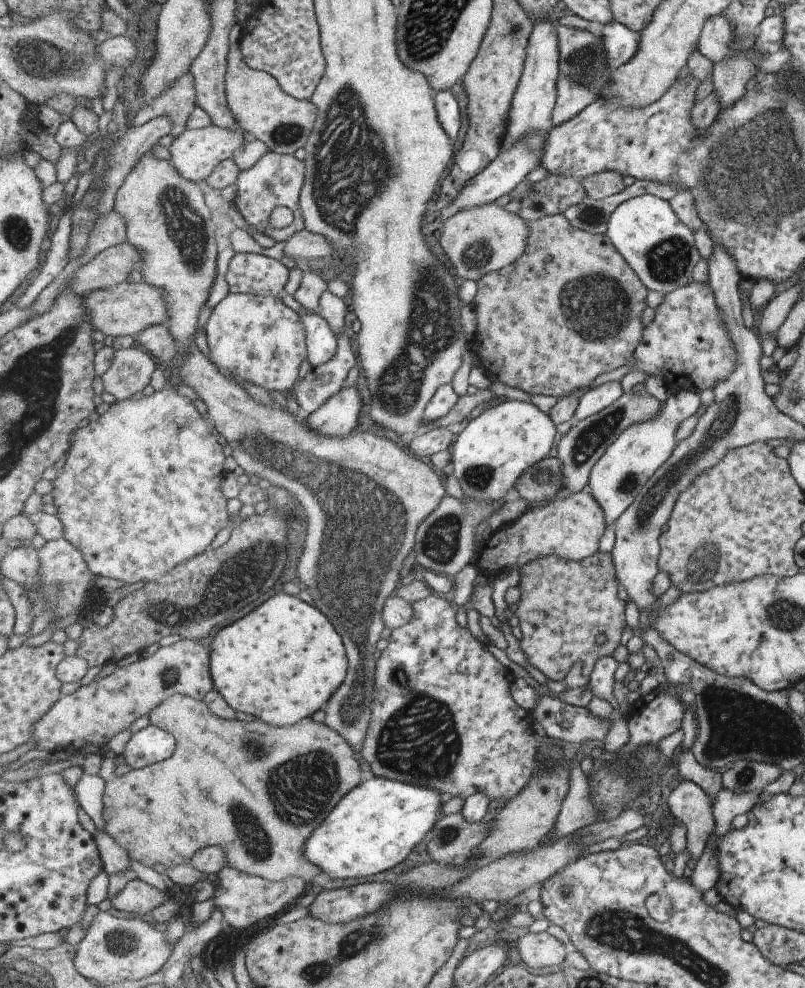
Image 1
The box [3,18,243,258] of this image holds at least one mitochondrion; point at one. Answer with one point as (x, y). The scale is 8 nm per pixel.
(37, 59)

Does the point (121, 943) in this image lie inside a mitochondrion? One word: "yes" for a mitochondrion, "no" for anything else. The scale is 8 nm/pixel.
yes

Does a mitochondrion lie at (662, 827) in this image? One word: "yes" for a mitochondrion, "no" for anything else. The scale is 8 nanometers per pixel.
no

